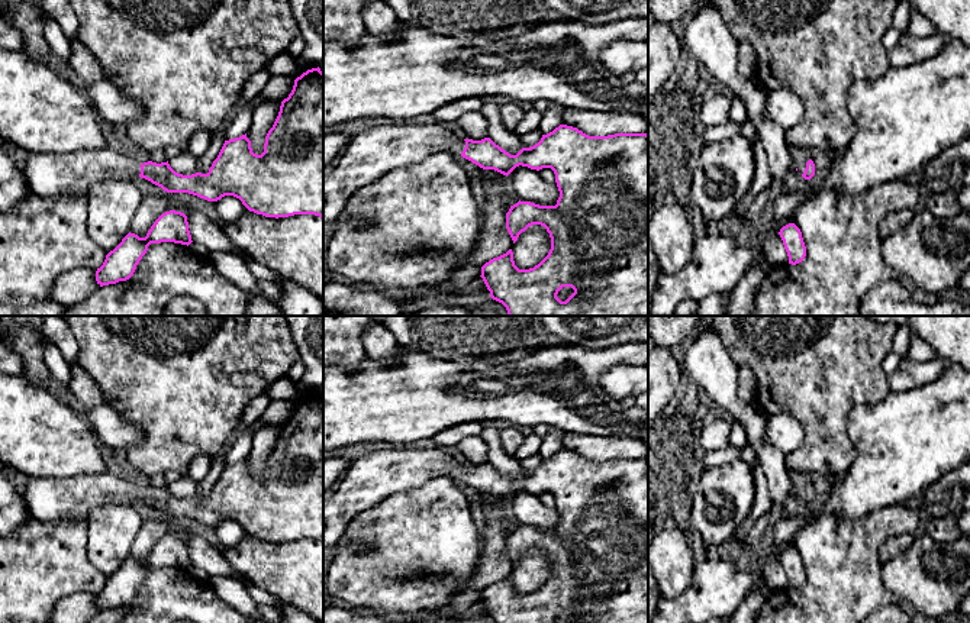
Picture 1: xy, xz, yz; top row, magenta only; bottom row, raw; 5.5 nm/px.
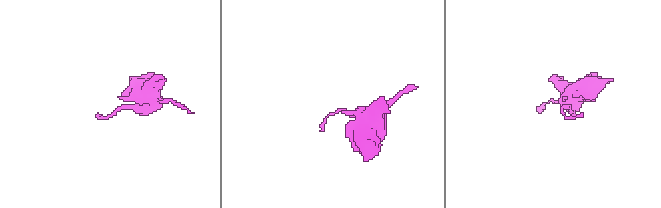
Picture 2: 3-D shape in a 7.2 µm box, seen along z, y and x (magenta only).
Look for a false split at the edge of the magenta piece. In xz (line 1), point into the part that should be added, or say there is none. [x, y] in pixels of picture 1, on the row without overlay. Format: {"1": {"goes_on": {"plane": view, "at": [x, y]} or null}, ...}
{"1": {"goes_on": {"plane": "xz", "at": [376, 475]}}}

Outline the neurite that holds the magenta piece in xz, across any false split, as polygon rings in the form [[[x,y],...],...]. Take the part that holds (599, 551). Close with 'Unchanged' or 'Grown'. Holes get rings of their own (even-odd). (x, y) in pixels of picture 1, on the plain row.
[[[394,448],[386,451],[370,452],[360,459],[354,461],[347,469],[345,475],[333,487],[333,494],[323,500],[323,552],[333,549],[341,536],[344,535],[347,524],[354,520],[364,510],[373,509],[383,498],[396,494],[399,491],[410,490],[425,484],[428,480],[435,477],[449,477],[455,481],[463,481],[483,494],[494,494],[503,500],[509,500],[516,491],[528,491],[531,494],[551,493],[555,498],[555,507],[560,516],[560,522],[555,530],[539,530],[531,526],[518,526],[510,530],[506,538],[506,553],[513,565],[518,565],[519,559],[532,549],[541,549],[547,553],[551,562],[551,574],[548,580],[534,593],[519,594],[513,585],[513,577],[509,574],[506,578],[490,584],[481,591],[481,603],[490,616],[492,623],[558,623],[557,619],[563,611],[571,611],[574,617],[568,623],[648,623],[648,459],[647,458],[615,458],[608,461],[589,461],[577,452],[560,449],[552,456],[542,459],[541,465],[531,472],[522,472],[516,480],[510,480],[490,462],[481,465],[464,464],[460,458],[448,455],[442,448]]]. Grown

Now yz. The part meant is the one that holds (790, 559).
[[[789,548],[780,553],[779,559],[787,577],[789,588],[802,587],[806,581],[806,571],[800,553],[795,548]]]. Unchanged

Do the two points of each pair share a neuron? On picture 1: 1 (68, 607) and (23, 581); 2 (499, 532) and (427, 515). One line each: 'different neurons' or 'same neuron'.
1: different neurons
2: different neurons

